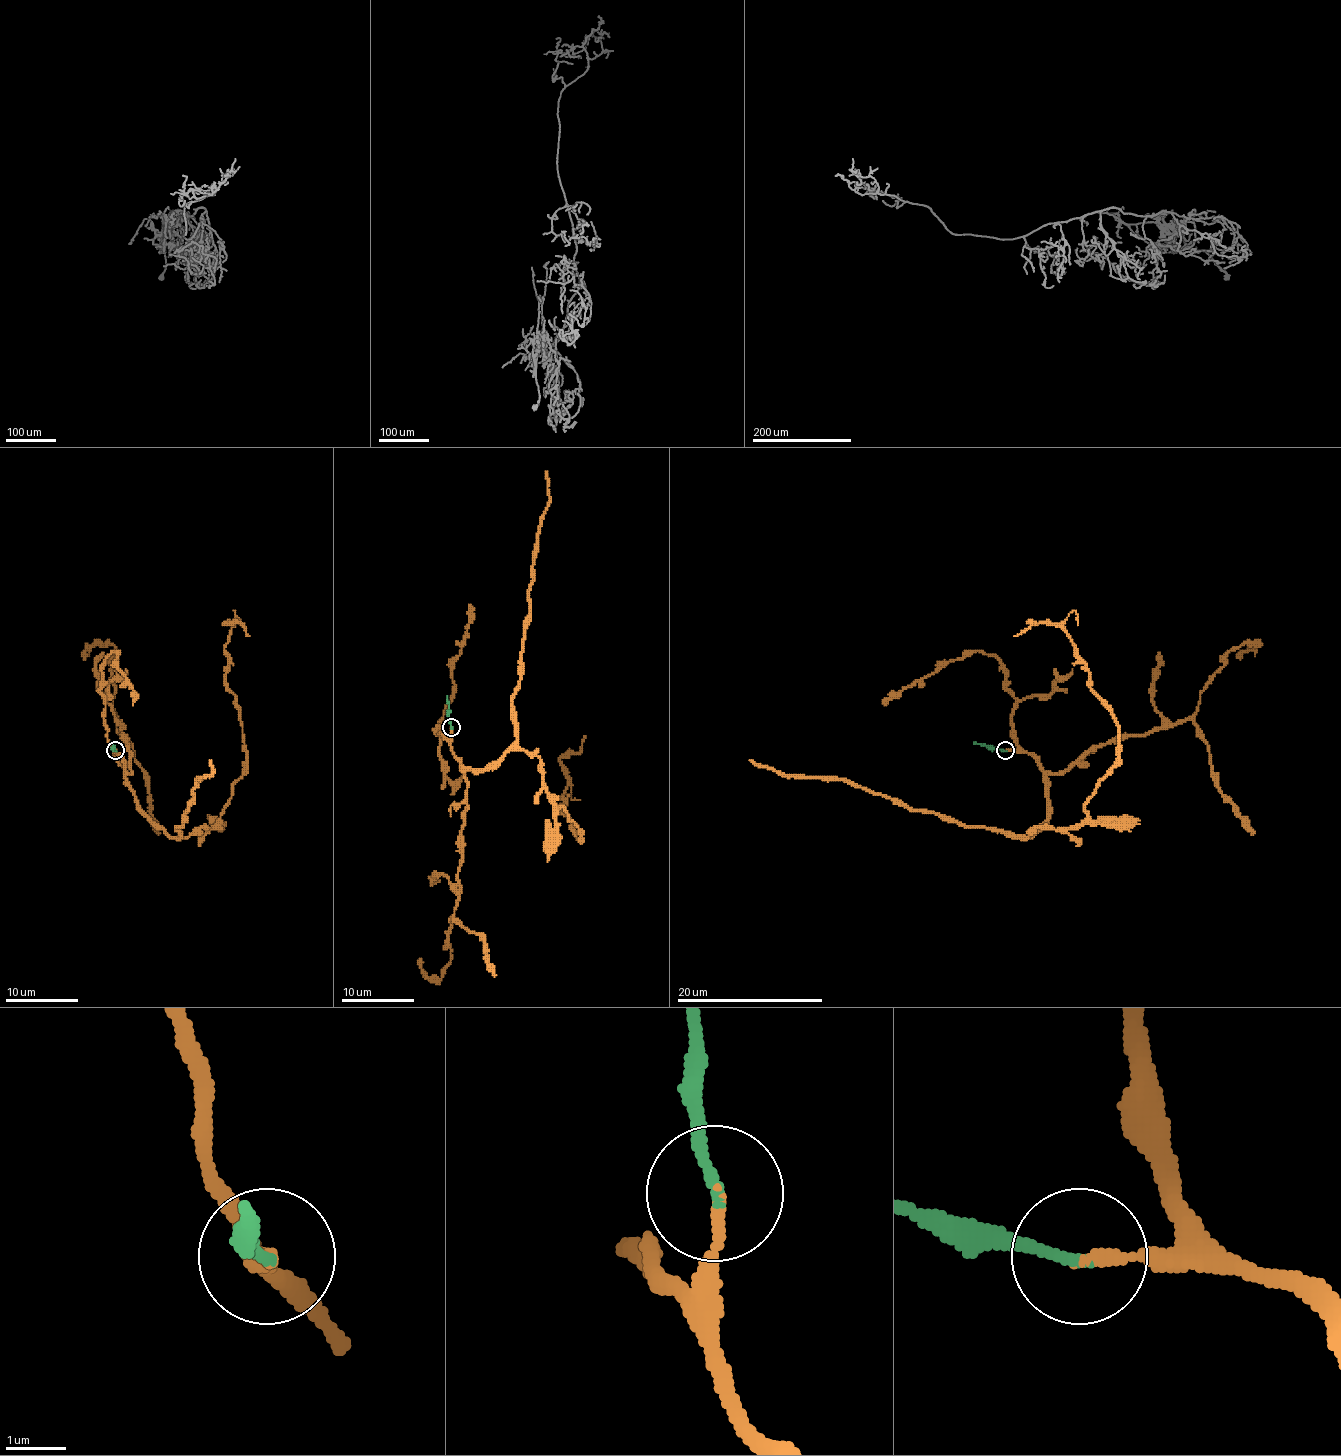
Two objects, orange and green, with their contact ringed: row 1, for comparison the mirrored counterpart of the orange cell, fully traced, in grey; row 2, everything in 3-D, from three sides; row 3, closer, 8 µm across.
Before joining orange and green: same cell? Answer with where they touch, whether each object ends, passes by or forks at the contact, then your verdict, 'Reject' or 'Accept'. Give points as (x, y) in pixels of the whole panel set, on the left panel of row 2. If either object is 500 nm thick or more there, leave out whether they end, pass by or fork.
Place: (115, 750). At the ring orange ends. At the ring green ends. Accept

